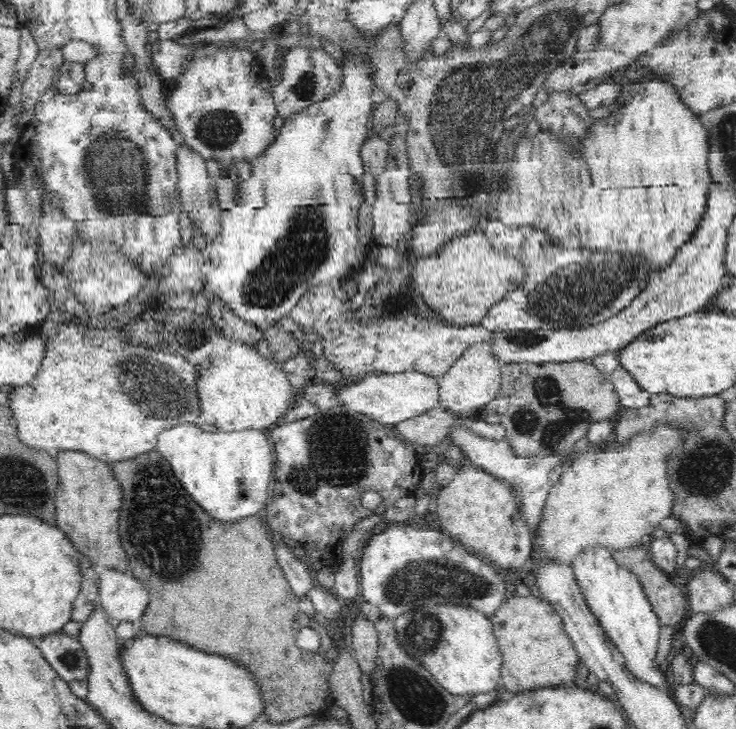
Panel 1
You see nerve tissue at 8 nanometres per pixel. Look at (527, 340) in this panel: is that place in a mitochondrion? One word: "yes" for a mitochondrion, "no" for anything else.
yes

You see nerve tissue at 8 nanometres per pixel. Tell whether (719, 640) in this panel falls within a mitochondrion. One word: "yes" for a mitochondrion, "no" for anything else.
yes

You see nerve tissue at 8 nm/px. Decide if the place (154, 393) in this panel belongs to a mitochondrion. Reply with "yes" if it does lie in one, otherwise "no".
yes

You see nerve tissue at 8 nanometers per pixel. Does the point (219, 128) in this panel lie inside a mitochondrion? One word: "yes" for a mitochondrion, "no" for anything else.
yes

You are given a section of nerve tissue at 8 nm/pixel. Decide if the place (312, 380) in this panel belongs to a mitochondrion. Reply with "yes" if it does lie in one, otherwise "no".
no

